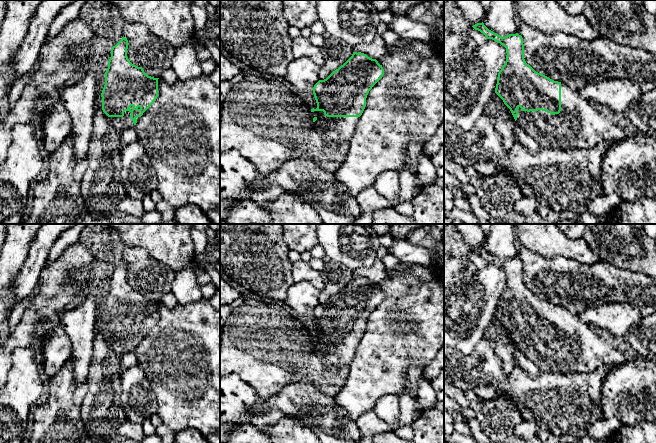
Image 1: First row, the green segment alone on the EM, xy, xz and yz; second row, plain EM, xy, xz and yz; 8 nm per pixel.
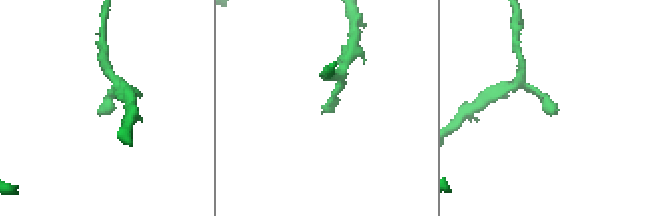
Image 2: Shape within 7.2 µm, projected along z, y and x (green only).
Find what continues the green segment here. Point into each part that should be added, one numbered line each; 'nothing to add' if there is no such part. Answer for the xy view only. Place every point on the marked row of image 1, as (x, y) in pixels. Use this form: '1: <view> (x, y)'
1: xy (120, 124)

